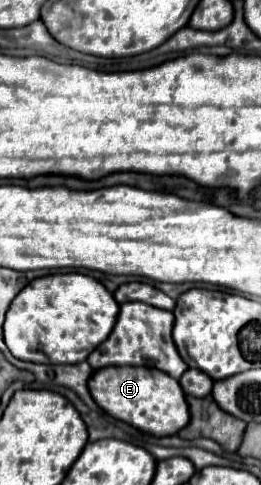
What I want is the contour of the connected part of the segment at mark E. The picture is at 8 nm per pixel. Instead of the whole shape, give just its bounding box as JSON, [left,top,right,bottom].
[89,366,189,436]

